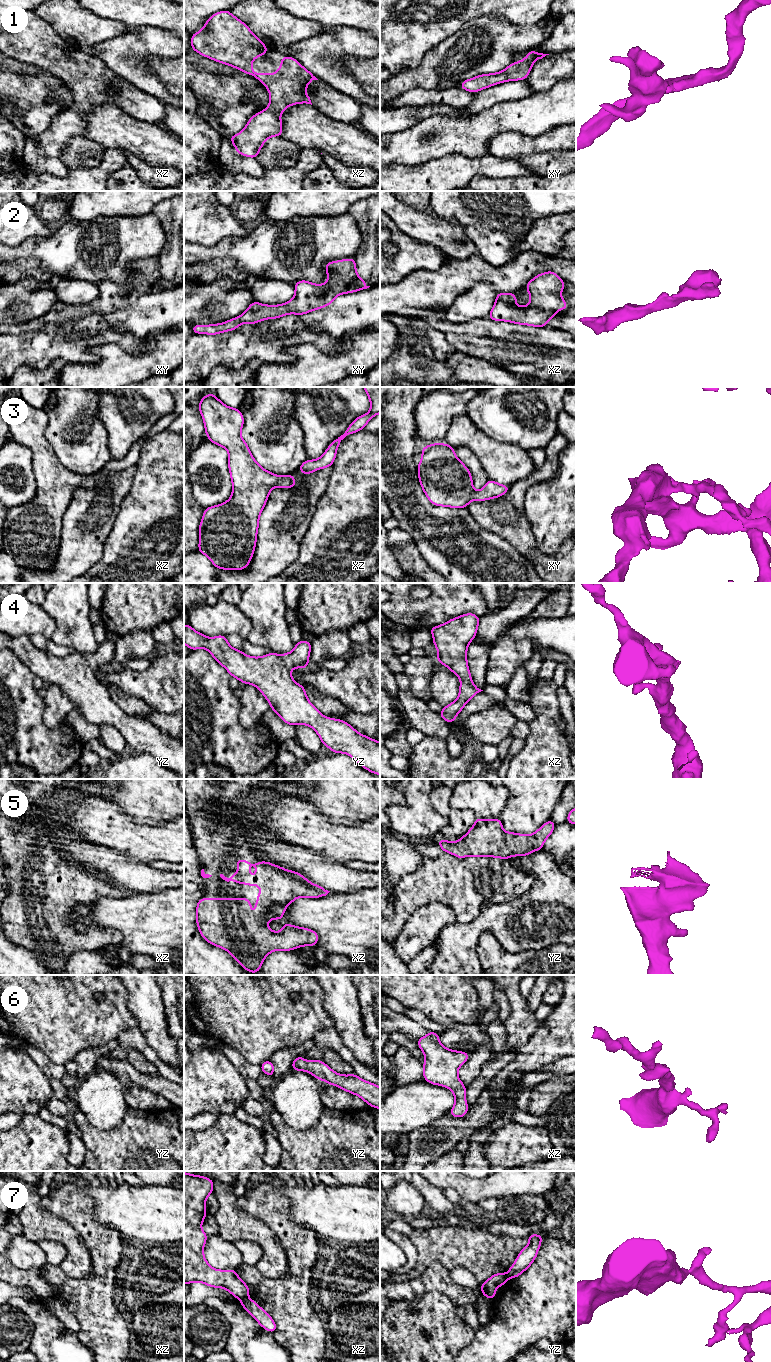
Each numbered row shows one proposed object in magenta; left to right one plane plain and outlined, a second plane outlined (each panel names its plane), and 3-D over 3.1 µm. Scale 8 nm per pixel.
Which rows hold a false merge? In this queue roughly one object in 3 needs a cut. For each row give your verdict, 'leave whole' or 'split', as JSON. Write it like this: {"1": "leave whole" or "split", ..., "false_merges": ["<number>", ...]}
{"1": "leave whole", "2": "leave whole", "3": "leave whole", "4": "leave whole", "5": "leave whole", "6": "leave whole", "7": "split", "false_merges": ["7"]}

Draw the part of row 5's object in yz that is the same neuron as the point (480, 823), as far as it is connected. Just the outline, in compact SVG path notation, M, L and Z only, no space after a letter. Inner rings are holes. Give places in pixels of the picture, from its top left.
M475 818L472 828L458 841L452 843L441 838L437 841L443 852L451 853L460 859L476 856L508 860L512 856L526 856L543 849L545 840L552 834L555 826L549 819L533 834L523 835L505 832L500 818Z

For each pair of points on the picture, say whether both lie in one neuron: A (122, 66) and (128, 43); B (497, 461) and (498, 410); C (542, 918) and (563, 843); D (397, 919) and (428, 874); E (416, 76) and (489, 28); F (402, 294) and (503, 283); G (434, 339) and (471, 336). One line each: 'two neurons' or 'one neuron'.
A: one neuron
B: two neurons
C: two neurons
D: one neuron
E: one neuron
F: one neuron
G: two neurons

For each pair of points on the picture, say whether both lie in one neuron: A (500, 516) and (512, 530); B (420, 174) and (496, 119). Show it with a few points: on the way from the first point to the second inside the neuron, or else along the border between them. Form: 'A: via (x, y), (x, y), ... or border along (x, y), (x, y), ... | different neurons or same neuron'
A: via (503, 519), (511, 527) | same neuron
B: border along (469, 156), (446, 154), (424, 163) | different neurons

